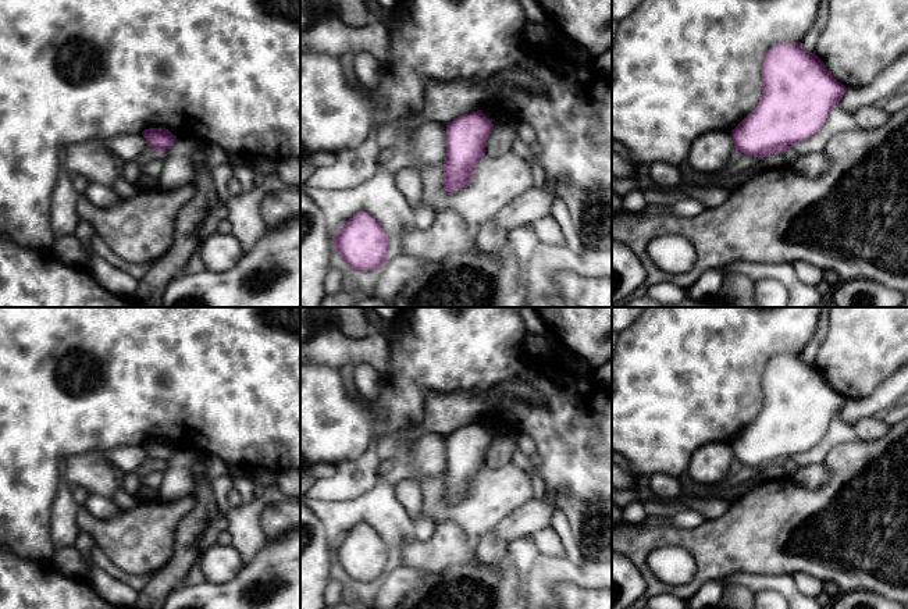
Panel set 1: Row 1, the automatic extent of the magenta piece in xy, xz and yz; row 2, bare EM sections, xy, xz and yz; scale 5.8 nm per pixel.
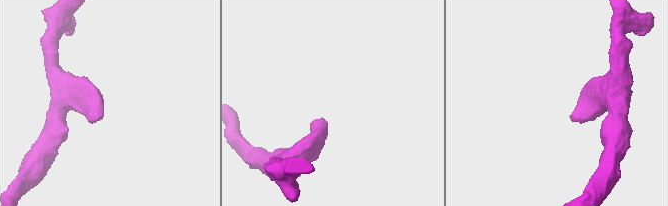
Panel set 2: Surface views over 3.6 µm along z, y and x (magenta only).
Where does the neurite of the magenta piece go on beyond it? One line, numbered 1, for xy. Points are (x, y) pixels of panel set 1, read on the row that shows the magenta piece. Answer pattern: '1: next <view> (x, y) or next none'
1: next none

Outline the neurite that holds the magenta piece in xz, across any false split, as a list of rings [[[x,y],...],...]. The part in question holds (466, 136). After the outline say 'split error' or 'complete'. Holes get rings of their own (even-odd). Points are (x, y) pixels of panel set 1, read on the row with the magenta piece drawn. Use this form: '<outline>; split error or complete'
[[[483,110],[464,114],[446,125],[446,159],[444,161],[444,189],[456,192],[474,179],[476,167],[485,156],[487,139],[494,124]]]; complete

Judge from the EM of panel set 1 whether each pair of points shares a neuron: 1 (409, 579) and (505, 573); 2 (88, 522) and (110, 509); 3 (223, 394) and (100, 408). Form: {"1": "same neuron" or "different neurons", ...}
{"1": "different neurons", "2": "different neurons", "3": "same neuron"}

